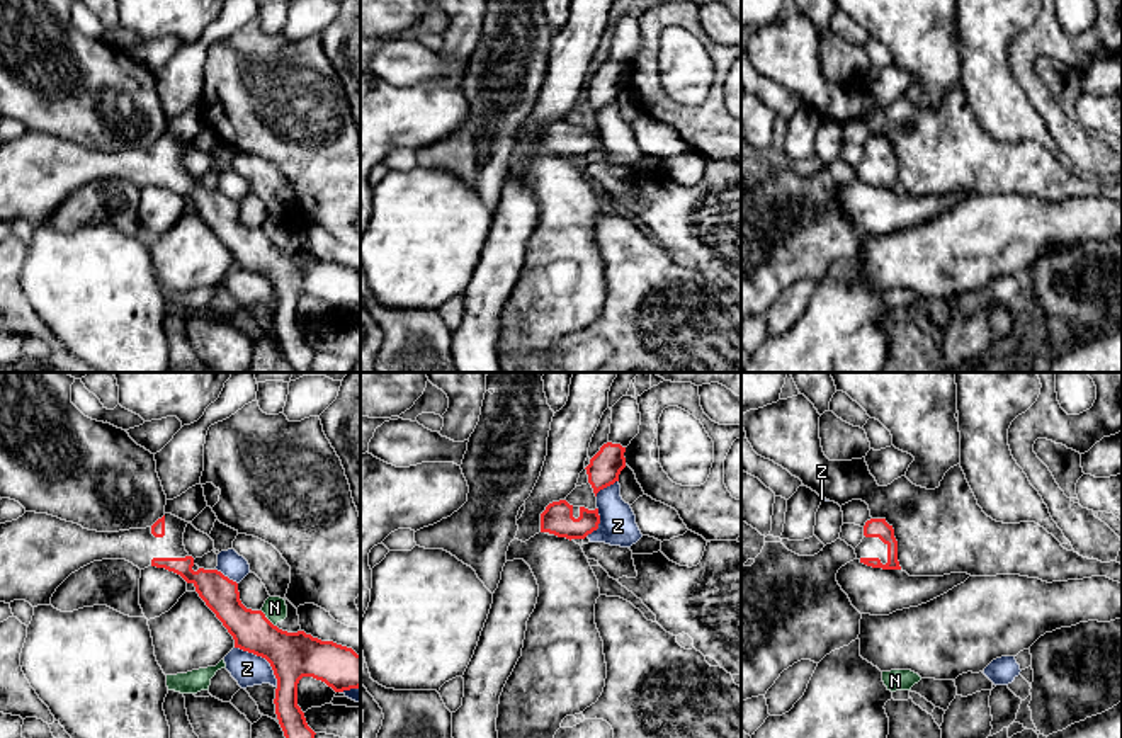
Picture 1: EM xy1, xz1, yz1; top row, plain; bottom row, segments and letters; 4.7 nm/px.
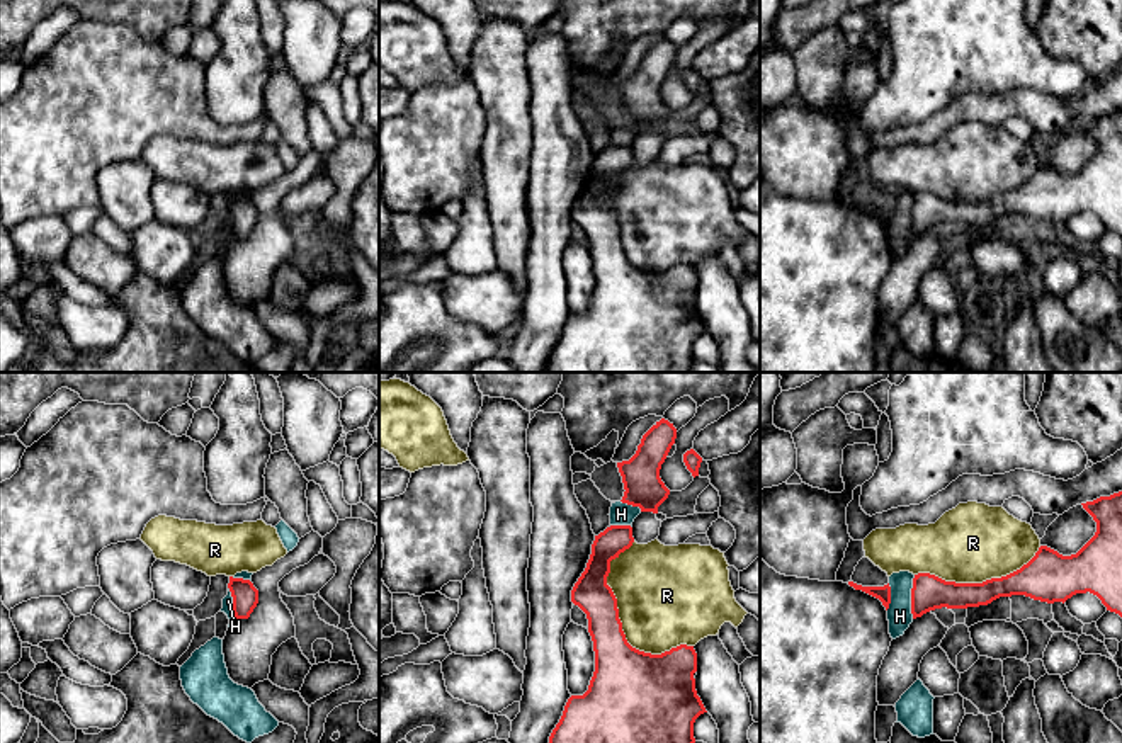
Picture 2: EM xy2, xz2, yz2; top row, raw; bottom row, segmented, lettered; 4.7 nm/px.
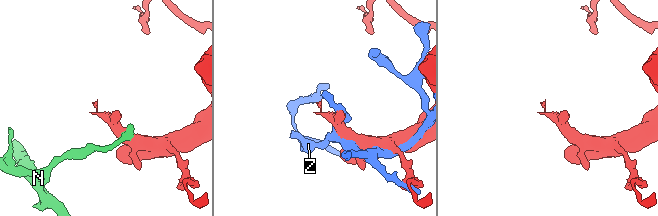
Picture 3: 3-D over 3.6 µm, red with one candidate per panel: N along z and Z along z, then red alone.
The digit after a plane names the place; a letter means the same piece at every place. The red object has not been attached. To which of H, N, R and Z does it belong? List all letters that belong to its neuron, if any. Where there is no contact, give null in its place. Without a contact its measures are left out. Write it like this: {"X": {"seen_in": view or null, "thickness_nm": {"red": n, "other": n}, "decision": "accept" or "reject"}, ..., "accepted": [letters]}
{"H": {"seen_in": "yz2", "thickness_nm": {"red": 170, "other": 120}, "decision": "reject"}, "N": {"seen_in": "xy1", "thickness_nm": {"red": 220, "other": 110}, "decision": "reject"}, "R": {"seen_in": "xz2", "thickness_nm": {"red": 280, "other": 460}, "decision": "reject"}, "Z": {"seen_in": "xy1", "thickness_nm": {"red": 220, "other": 160}, "decision": "reject"}, "accepted": []}

